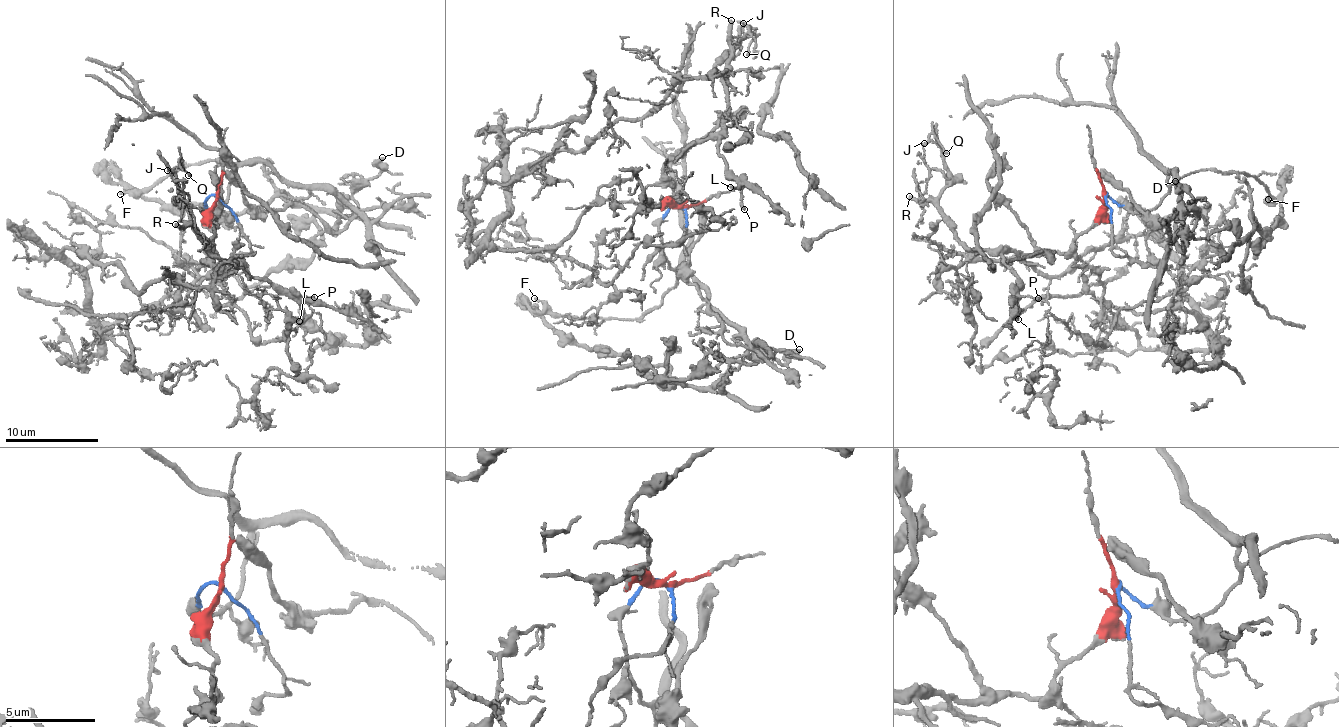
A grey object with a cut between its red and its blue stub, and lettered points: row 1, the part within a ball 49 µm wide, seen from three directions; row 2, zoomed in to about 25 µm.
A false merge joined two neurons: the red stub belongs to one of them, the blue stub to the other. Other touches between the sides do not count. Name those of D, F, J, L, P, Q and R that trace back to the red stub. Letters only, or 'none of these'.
J, L, P, Q, R

